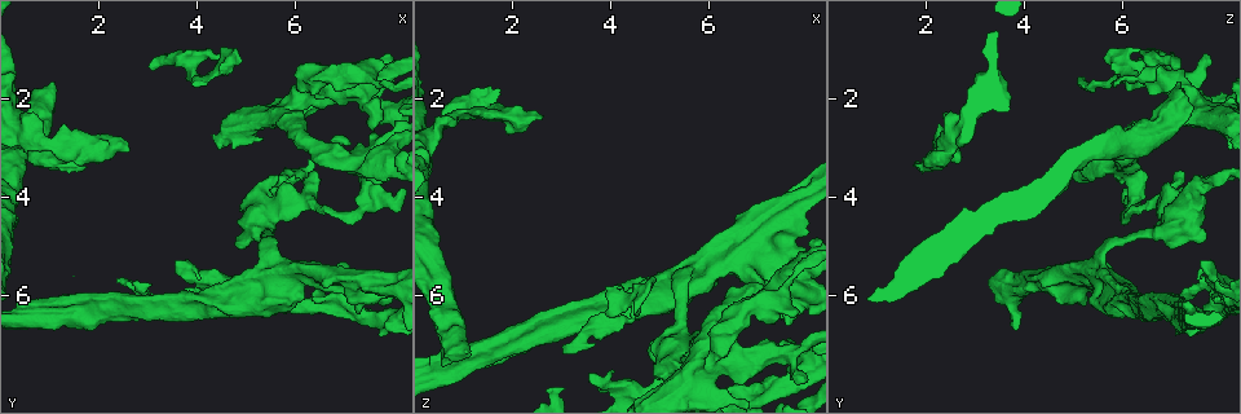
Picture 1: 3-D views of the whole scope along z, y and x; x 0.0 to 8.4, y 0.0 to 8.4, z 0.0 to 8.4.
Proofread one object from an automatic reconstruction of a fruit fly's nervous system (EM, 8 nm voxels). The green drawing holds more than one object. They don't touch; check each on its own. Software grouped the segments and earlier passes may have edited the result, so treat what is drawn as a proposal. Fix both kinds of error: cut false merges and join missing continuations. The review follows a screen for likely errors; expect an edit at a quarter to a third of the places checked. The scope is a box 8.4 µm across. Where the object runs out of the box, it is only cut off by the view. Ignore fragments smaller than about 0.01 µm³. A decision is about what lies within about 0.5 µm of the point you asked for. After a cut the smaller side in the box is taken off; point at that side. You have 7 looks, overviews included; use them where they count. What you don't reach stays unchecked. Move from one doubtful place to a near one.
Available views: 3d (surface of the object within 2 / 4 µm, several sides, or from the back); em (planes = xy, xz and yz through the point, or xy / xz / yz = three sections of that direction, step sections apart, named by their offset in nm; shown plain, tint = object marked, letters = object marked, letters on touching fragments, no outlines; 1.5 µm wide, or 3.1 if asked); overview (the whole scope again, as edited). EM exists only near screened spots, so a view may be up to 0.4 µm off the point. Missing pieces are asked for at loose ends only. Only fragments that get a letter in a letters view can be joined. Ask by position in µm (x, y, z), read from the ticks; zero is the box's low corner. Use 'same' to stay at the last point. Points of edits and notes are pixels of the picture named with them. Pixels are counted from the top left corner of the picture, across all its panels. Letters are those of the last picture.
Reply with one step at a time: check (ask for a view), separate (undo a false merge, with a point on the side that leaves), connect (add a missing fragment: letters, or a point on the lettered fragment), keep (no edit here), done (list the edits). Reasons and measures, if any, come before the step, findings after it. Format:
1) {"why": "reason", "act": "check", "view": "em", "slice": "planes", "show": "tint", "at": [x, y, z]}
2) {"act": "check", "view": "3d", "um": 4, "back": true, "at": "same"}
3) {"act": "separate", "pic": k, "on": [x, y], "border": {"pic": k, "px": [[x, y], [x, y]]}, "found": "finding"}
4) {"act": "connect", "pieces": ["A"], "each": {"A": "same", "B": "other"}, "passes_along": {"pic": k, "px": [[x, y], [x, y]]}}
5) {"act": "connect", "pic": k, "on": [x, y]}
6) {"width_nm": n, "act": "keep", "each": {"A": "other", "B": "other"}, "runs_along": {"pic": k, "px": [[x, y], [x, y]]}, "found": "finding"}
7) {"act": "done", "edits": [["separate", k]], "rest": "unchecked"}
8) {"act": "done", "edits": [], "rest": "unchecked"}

{"why": "an open end", "act": "check", "view": "3d", "um": 2, "at": [3.95, 1.75, 5.90]}

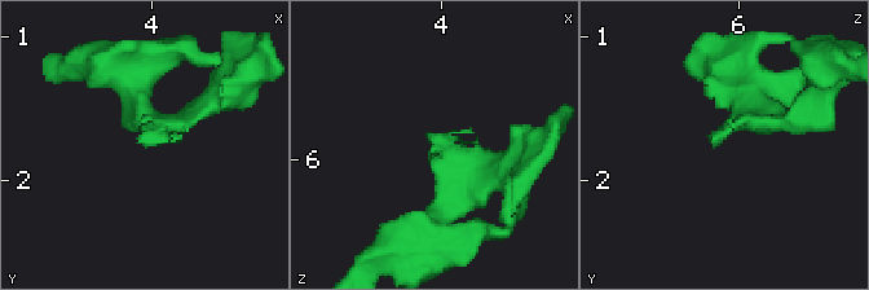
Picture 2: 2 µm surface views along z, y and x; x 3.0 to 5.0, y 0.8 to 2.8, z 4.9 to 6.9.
{"arm_widths_nm": [200, 240], "act": "check", "view": "em", "slice": "planes", "show": "tint", "at": [3.90, 1.70, 5.84]}

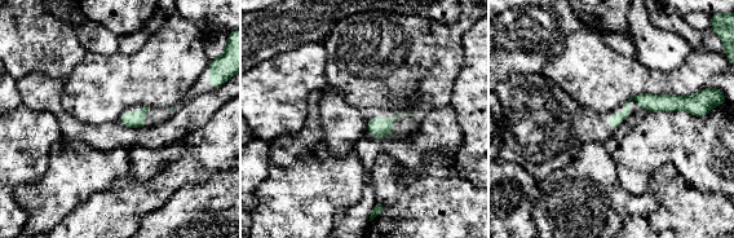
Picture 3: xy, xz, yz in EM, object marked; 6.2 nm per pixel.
{"why": "what lies round it", "act": "check", "view": "em", "slice": "planes", "show": "letters", "at": "same"}

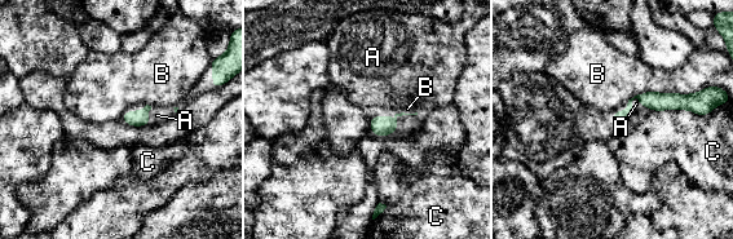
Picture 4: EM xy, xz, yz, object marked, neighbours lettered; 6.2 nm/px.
{"act": "connect", "pic": 4, "on": [389, 76], "each": {"A": "same", "B": "other", "C": "other"}, "found": "it goes on there"}

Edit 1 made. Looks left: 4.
{"why": "see it whole again", "act": "check", "view": "overview"}

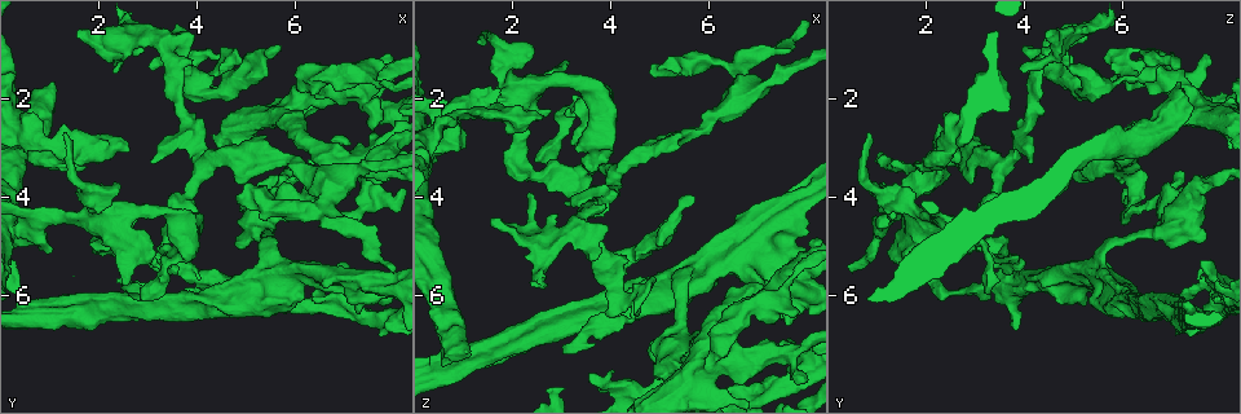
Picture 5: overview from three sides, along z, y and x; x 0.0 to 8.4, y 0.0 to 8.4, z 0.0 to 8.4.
{"why": "free end", "act": "check", "view": "3d", "um": 4, "at": [6.00, 3.90, 6.95]}

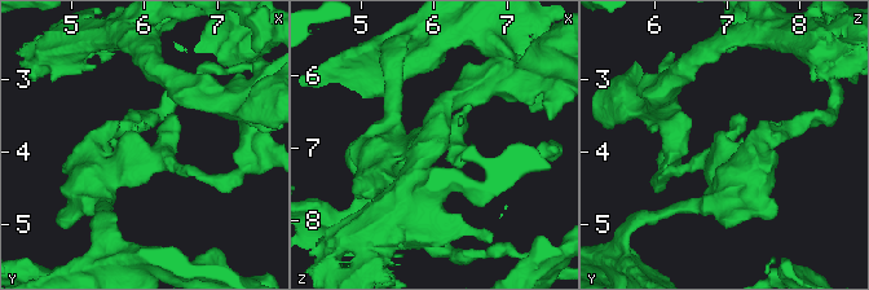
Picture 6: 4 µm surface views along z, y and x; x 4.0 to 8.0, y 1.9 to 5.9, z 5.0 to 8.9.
{"why": "shape alone is not enough", "act": "check", "view": "em", "slice": "yz", "step": 4, "show": "tint", "at": [6.00, 3.90, 6.95]}

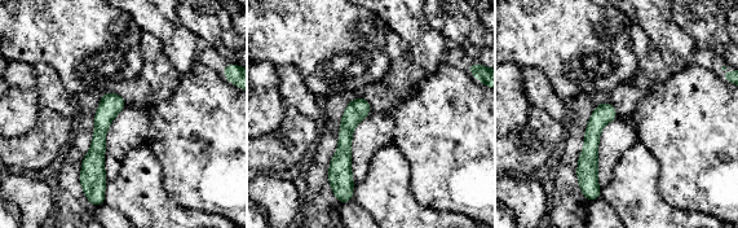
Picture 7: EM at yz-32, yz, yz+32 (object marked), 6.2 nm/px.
{"act": "check", "view": "em", "slice": "xz", "step": 8, "show": "letters", "at": "same"}

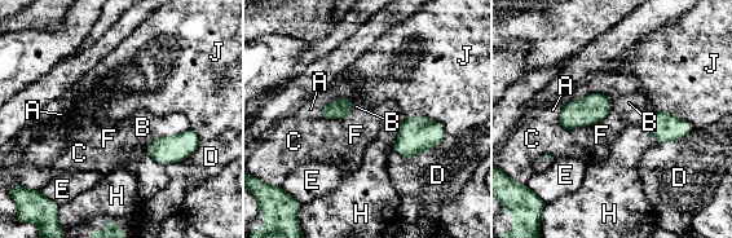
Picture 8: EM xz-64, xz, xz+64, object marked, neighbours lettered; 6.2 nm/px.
{"longest_contact_nm": ["D", 340], "act": "keep", "each": {"A": "other", "B": "other", "C": "other", "D": "other", "E": "other", "F": "other", "H": "other", "J": "other"}, "border": {"pic": 8, "px": [[349, 114], [342, 118], [322, 119]]}, "found": "no lettered fragment goes on from it"}

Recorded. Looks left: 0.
{"act": "done", "edits": [["connect", 4]], "rest": "unchecked"}

